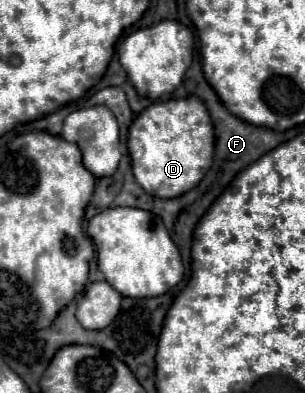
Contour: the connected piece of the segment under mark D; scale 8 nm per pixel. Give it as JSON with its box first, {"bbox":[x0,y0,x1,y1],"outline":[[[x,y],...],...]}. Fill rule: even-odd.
{"bbox":[128,96,214,198],"outline":[[[194,96],[148,106],[132,122],[132,140],[128,136],[128,152],[136,182],[150,196],[176,198],[192,190],[212,166],[214,156],[214,130],[206,106]]]}

